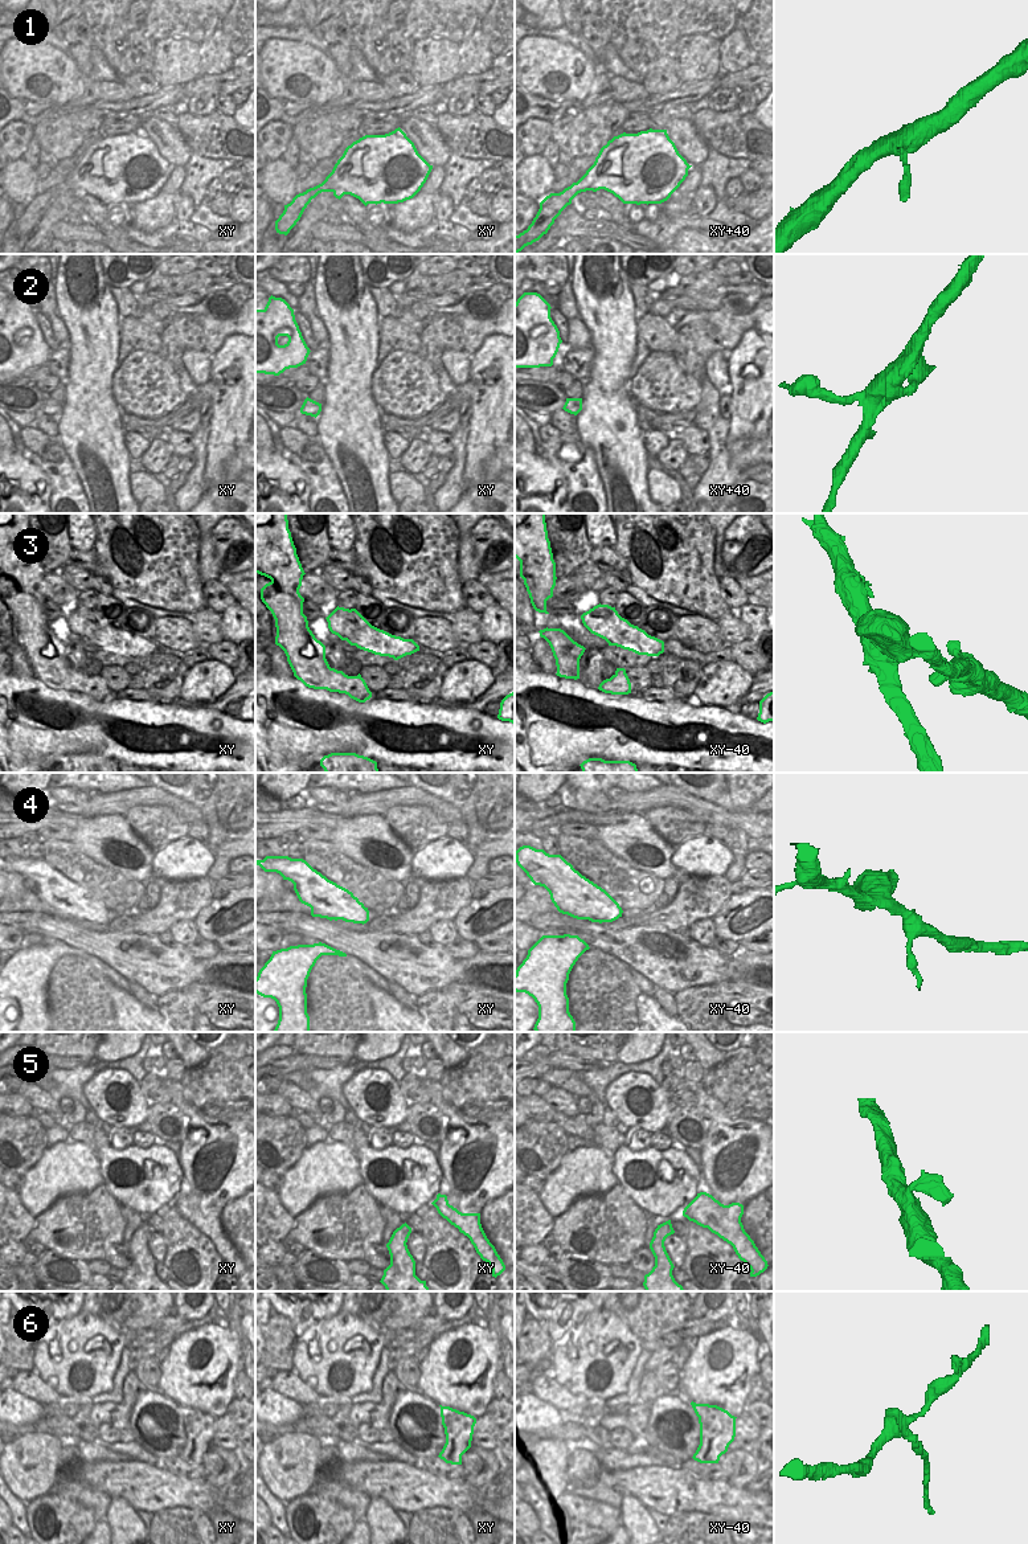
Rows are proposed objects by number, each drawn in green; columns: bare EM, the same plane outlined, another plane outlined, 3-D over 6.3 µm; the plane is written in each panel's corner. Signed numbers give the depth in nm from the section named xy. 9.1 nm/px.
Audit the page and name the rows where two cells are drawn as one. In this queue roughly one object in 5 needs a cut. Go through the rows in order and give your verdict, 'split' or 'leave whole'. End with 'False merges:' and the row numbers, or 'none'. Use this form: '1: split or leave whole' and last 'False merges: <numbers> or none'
1: leave whole
2: leave whole
3: split
4: leave whole
5: leave whole
6: leave whole
False merges: 3

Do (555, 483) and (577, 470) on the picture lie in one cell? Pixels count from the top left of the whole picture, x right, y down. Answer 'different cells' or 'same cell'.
different cells

